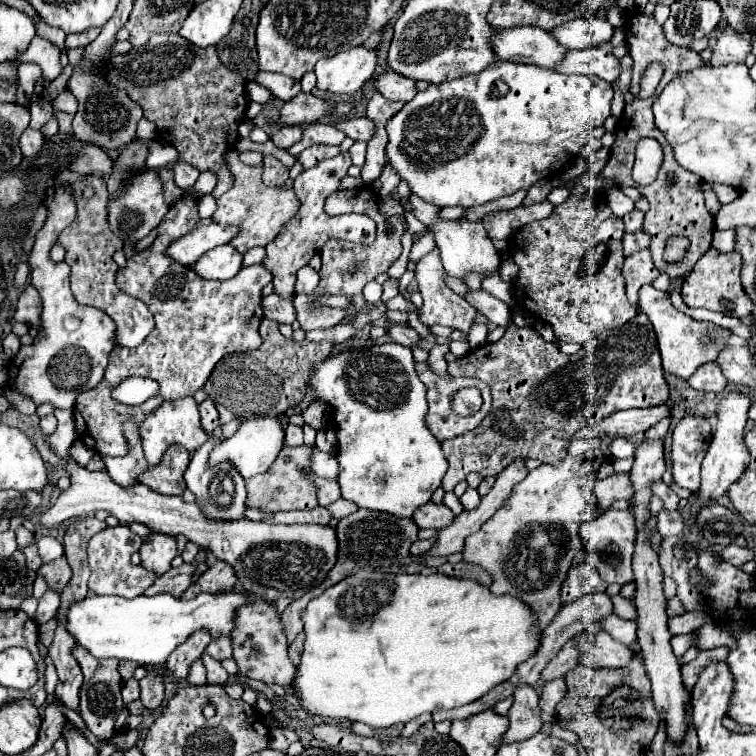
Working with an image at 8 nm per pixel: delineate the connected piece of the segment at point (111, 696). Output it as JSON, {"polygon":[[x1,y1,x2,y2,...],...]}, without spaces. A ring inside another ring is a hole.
{"polygon":[[78,646,74,650,76,660,84,672,84,682,80,688,80,706,78,706,78,714,84,720,86,728,96,734,98,738,112,738,114,734,114,722,116,716,120,714,122,708,122,694,120,694,120,674,118,674,118,660,116,658,108,658,108,660,98,660,92,658,92,654,88,654,88,650,84,650,82,646]]}

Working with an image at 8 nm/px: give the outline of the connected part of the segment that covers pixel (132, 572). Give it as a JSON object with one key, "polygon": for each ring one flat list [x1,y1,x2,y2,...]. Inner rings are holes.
{"polygon":[[108,526,106,530,98,532,96,538,88,542,88,564,90,564,90,590,94,594,114,594,122,598,136,598,144,594,148,586,158,578,156,574,144,570,142,566,134,566,130,562,130,556,138,552,142,546,142,540,128,528,128,526]]}

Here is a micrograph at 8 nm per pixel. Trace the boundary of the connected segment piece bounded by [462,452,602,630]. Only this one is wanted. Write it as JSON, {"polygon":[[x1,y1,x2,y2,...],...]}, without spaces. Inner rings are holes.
{"polygon":[[588,452,582,456,566,456,556,464,540,464,538,468,528,472,528,476,522,482,518,482,512,488,508,502,504,502,504,506,500,506,500,510,496,510,496,514,476,534,466,538,466,546,462,552,464,560,480,564,492,574,494,582,490,590,496,596,510,594,530,604,530,608,538,612,538,620,540,620,538,626,542,630,550,624,550,620,556,616,558,608,562,606,560,602,562,582,566,580,574,556,582,550,580,532,578,532,580,524,600,514,594,498,594,484,596,484,596,474,600,464,602,460,590,458]]}

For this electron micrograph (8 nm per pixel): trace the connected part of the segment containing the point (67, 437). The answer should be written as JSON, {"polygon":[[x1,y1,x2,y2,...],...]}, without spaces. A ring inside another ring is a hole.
{"polygon":[[56,410,56,418,58,418,58,428,54,434,48,436,48,442,58,456,68,456,68,448,76,438,74,414,70,410]]}

